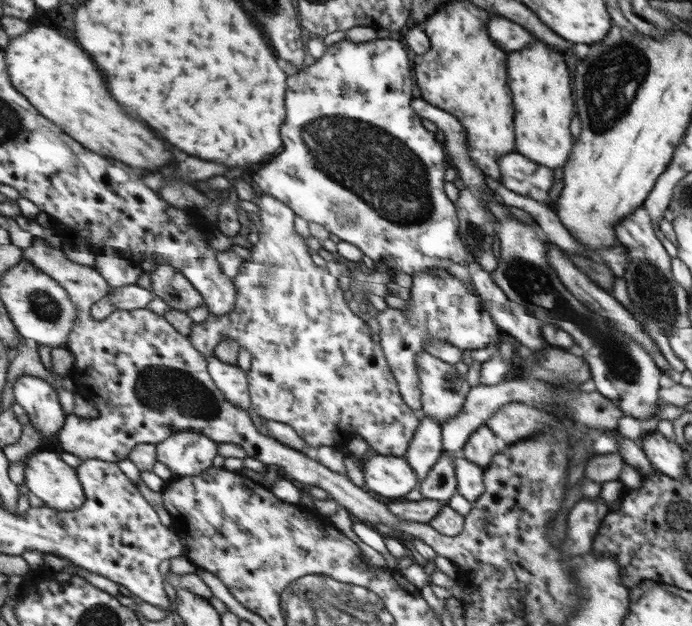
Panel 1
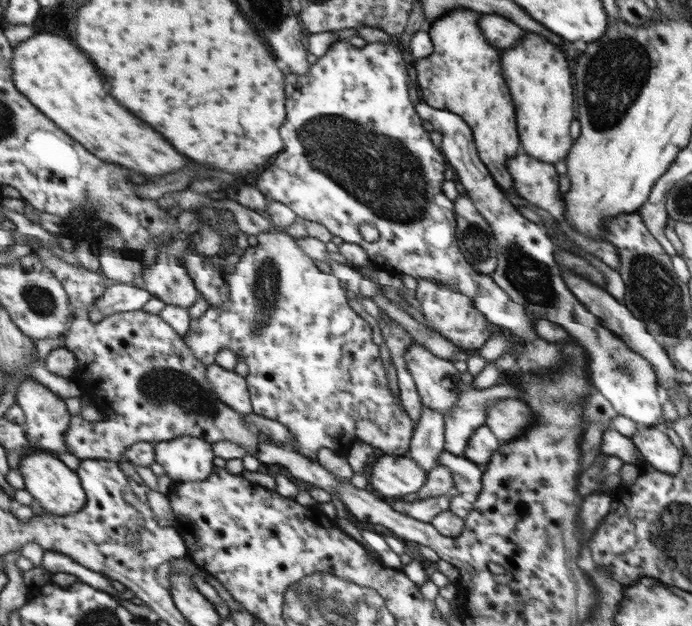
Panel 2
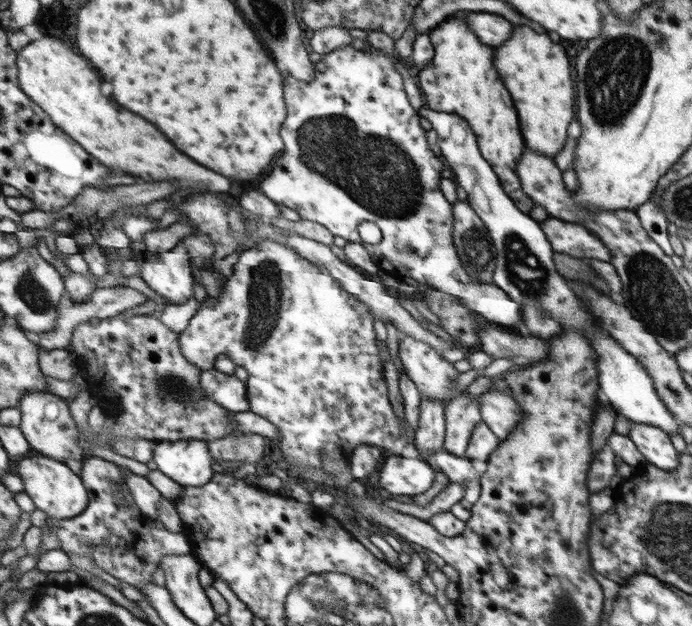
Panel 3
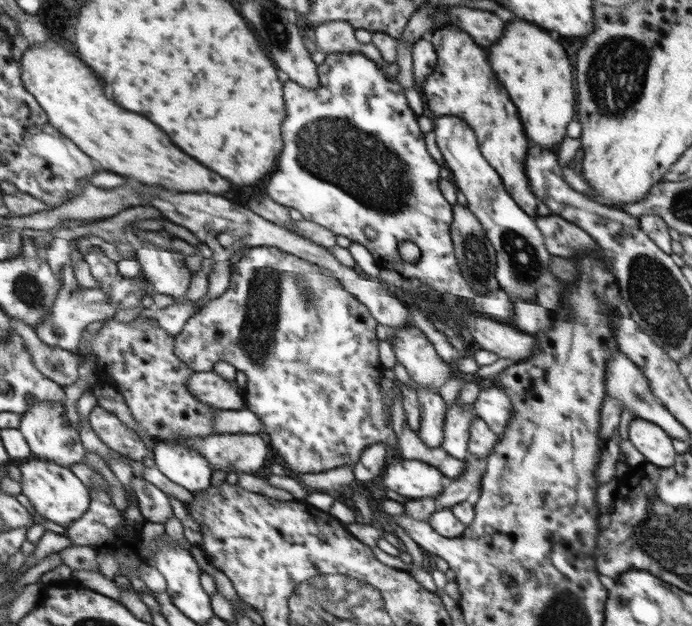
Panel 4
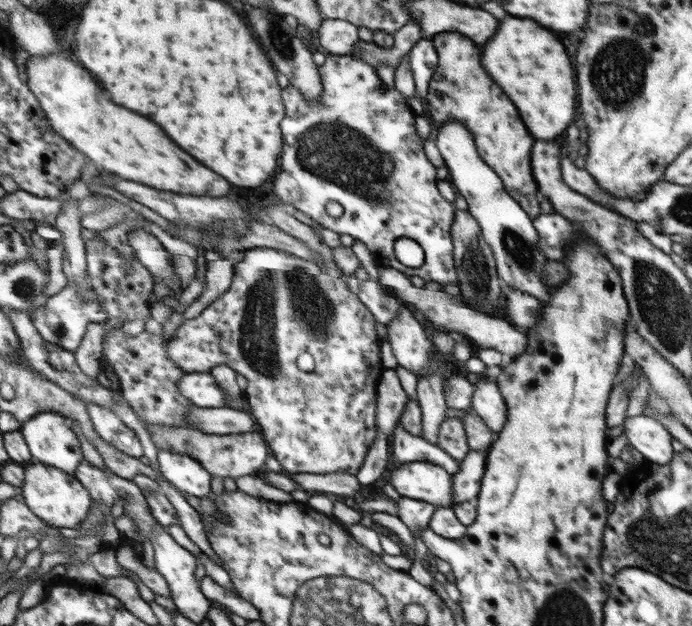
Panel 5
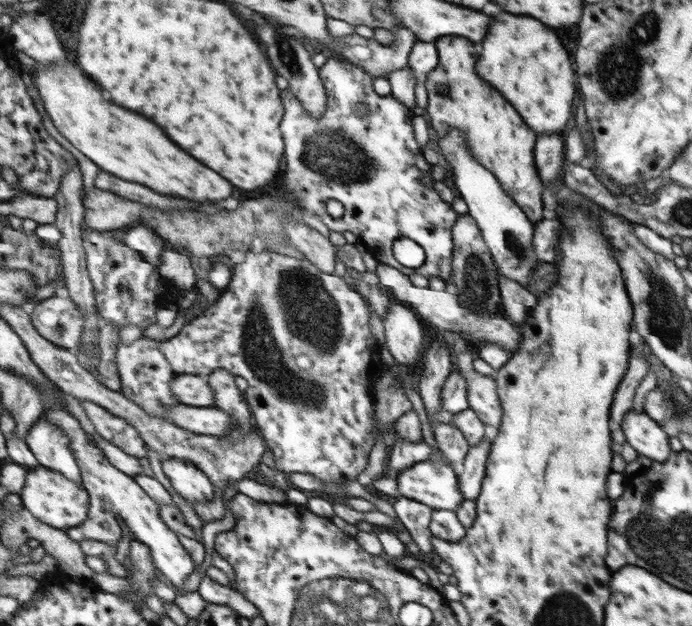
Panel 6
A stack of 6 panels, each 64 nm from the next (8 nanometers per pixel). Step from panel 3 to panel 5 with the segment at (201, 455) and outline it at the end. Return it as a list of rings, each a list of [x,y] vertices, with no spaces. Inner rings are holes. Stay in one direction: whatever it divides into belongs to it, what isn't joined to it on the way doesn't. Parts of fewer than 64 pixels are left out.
[[[158,450],[160,472],[182,494],[205,498],[211,493],[211,473],[192,456]]]

